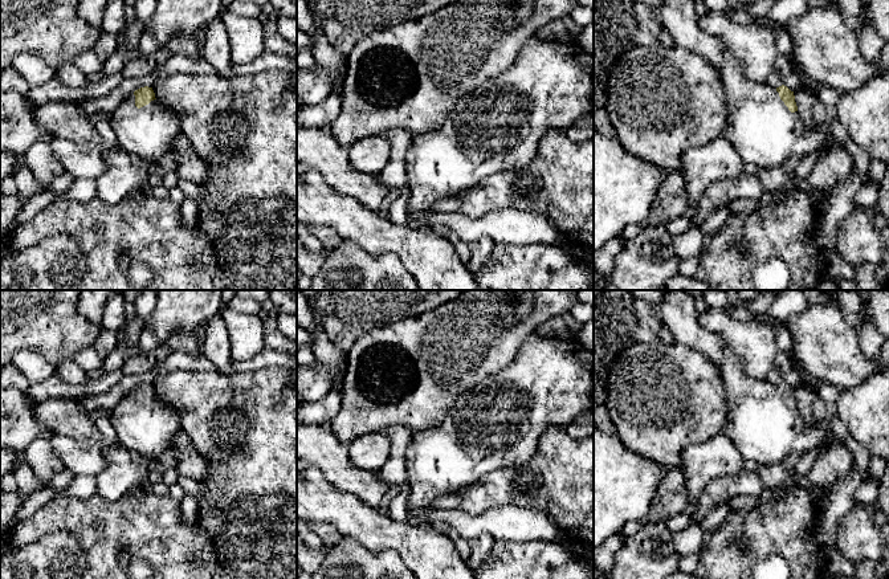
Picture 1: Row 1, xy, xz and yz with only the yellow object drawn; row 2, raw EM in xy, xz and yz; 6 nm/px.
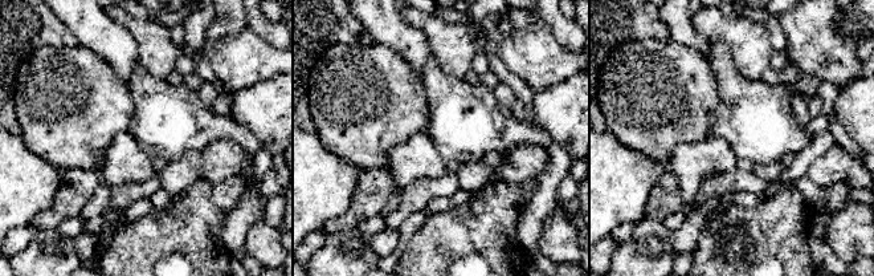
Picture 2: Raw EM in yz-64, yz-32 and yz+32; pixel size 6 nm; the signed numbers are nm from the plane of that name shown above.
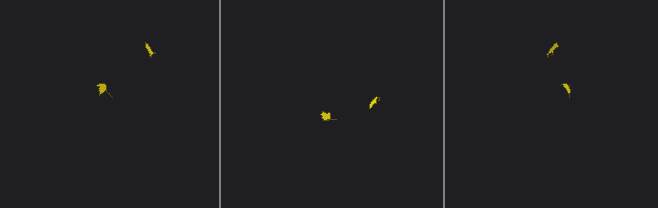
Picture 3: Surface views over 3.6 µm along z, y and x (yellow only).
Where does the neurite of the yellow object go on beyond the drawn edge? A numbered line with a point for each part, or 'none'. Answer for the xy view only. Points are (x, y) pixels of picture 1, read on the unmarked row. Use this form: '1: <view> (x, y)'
1: xy (150, 428)

